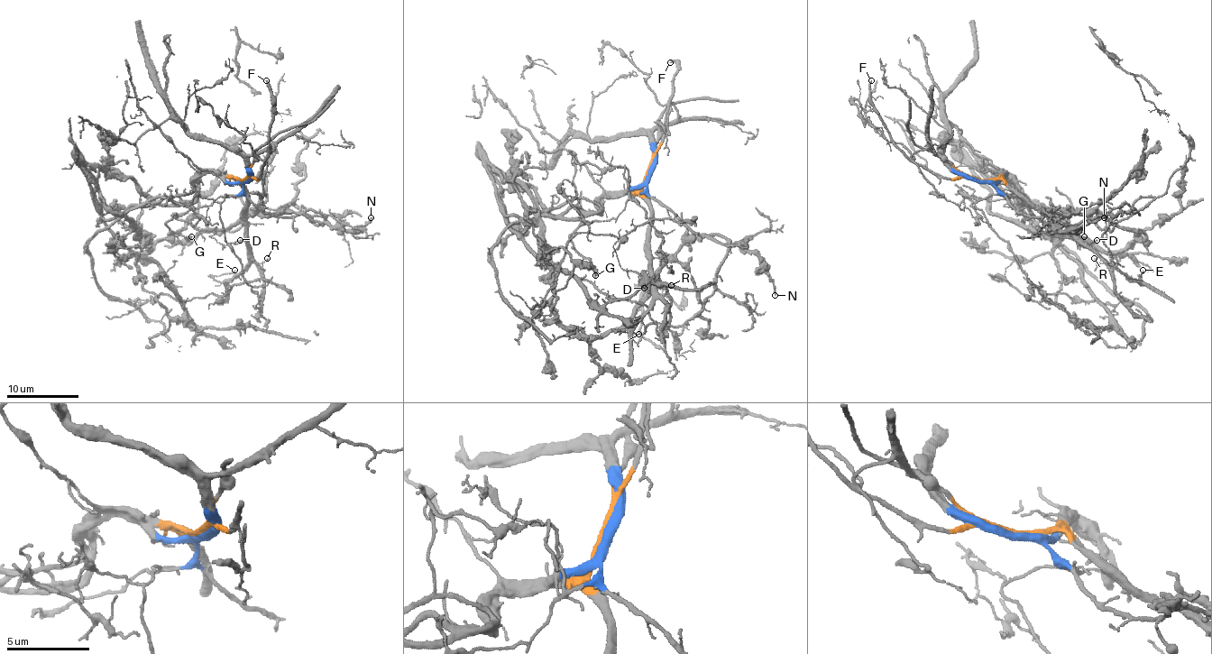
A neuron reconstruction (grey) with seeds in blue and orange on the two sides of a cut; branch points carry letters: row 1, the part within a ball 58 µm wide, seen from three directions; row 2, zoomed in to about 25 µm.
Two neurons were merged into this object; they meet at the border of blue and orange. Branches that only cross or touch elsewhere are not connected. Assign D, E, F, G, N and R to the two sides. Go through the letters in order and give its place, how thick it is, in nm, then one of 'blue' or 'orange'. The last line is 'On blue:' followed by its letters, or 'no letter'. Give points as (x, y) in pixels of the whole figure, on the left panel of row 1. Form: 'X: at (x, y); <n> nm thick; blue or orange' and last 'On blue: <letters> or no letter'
D: at (240, 240); 100 nm thick; orange
E: at (234, 270); 150 nm thick; orange
F: at (266, 80); 200 nm thick; orange
G: at (191, 236); 180 nm thick; blue
N: at (371, 217); 160 nm thick; blue
R: at (267, 258); 70 nm thick; orange
On blue: G, N

